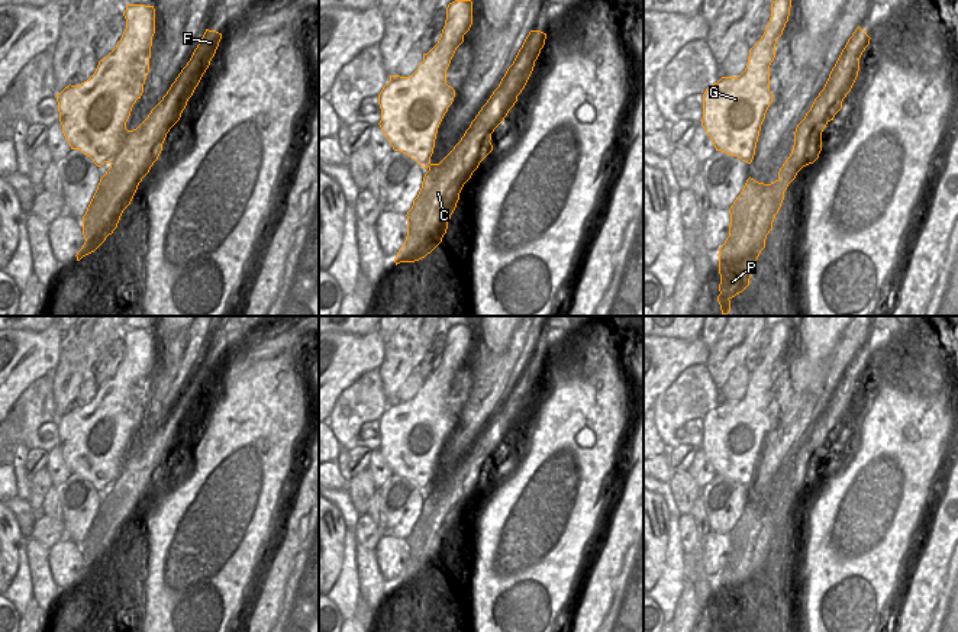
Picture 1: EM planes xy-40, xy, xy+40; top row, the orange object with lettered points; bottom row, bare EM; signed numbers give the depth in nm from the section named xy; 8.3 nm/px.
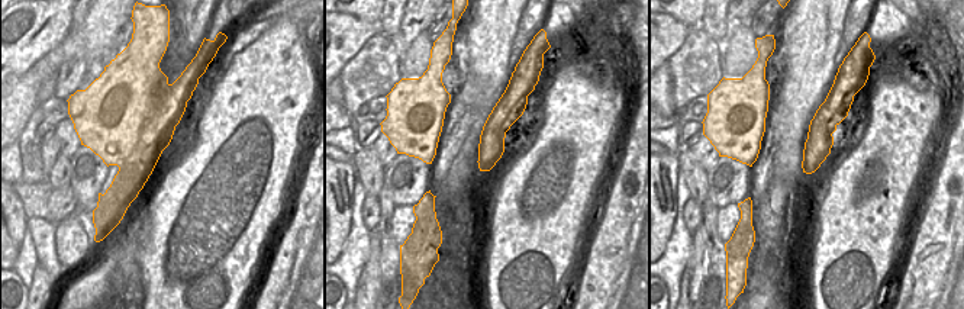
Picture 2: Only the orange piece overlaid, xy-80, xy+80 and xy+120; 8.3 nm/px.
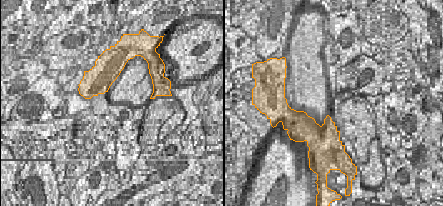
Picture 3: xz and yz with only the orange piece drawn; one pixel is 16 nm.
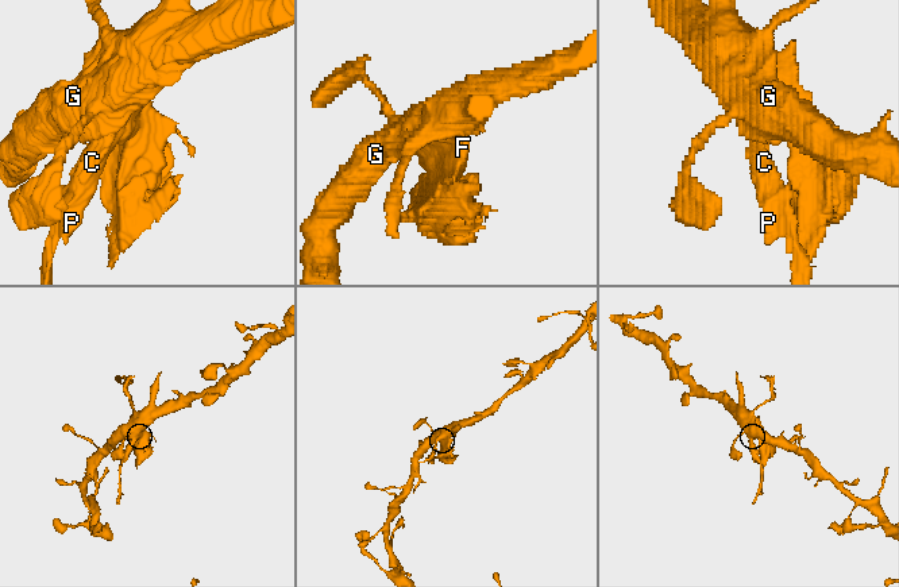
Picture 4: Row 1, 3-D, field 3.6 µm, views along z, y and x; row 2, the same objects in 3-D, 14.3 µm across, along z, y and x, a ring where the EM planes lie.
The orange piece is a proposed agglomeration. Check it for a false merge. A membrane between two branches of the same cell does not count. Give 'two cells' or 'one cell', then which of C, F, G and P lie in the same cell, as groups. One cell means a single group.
two cells; C G P / F

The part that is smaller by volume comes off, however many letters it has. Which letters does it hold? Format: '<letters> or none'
F

